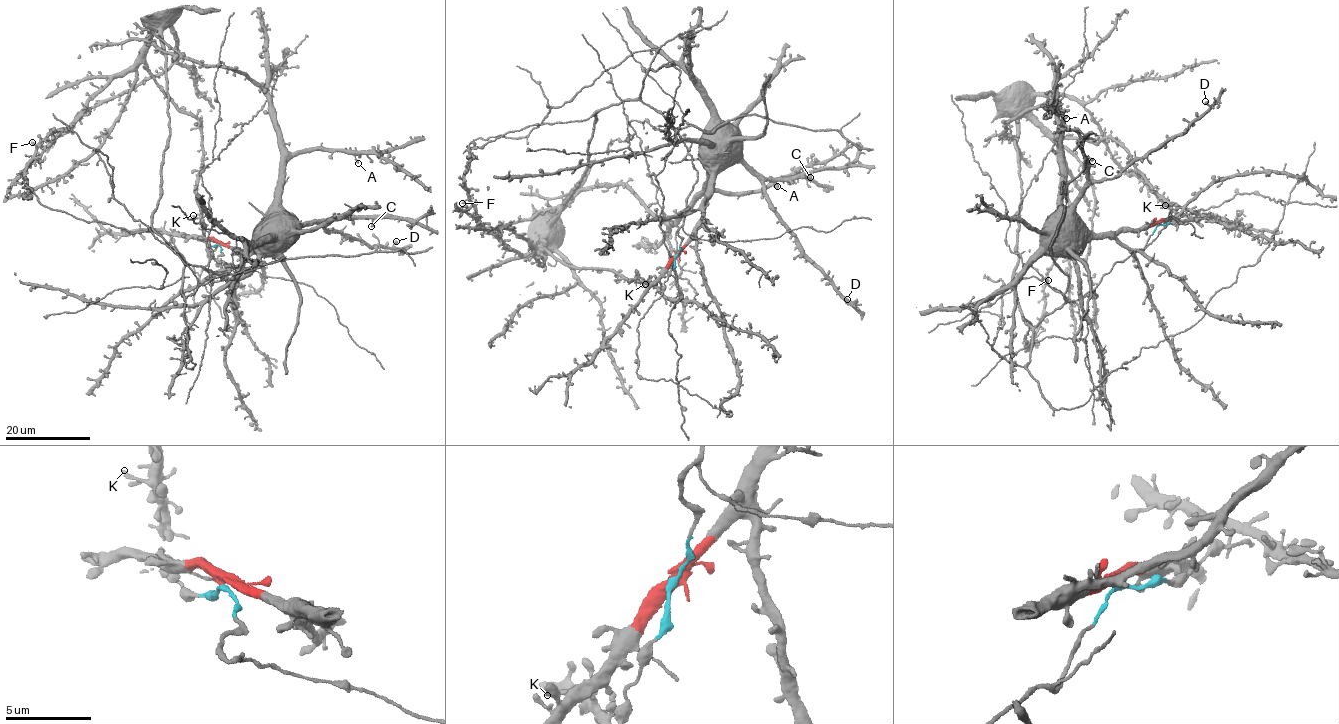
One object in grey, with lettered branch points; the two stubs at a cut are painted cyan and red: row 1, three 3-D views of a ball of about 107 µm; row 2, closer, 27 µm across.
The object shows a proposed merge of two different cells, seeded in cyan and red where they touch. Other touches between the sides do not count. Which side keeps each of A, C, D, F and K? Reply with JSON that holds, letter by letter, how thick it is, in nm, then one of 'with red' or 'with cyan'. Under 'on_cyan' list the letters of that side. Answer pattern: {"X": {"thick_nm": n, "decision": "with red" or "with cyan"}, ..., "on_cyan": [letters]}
{"A": {"thick_nm": 380, "decision": "with red"}, "C": {"thick_nm": 320, "decision": "with red"}, "D": {"thick_nm": 380, "decision": "with red"}, "F": {"thick_nm": 280, "decision": "with cyan"}, "K": {"thick_nm": 200, "decision": "with cyan"}, "on_cyan": ["F", "K"]}

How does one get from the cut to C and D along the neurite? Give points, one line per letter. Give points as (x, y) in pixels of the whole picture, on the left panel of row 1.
C: (218, 244), (244, 250), (248, 244), (255, 248), (286, 236), (295, 227), (339, 217), (371, 218), (371, 227)
D: (218, 244), (244, 250), (320, 222), (325, 231), (371, 247), (387, 248), (396, 241)

